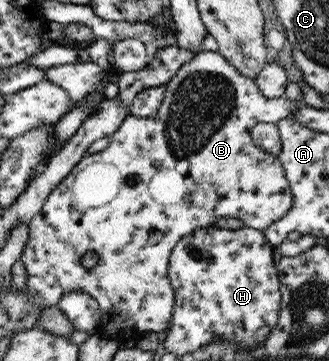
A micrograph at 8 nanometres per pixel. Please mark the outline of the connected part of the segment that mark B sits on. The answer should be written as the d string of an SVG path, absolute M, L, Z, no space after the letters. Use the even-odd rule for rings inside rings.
M199 51L194 54L190 61L186 61L184 65L181 65L176 70L176 74L163 87L164 97L162 103L160 103L158 111L151 118L124 118L112 136L108 137L109 142L105 149L94 154L82 156L81 161L78 161L70 169L66 177L63 177L62 181L59 181L58 185L55 185L54 189L50 190L44 203L40 206L38 215L34 215L28 220L28 238L26 238L26 244L24 244L22 252L20 252L20 261L24 263L24 269L27 271L24 296L28 301L34 299L38 307L45 308L56 305L58 299L64 293L70 293L70 291L86 293L98 303L99 320L91 331L103 339L113 340L118 343L137 339L144 332L166 332L166 329L170 327L172 307L174 307L174 292L167 278L168 258L175 243L181 237L195 229L213 227L214 221L218 217L233 217L242 221L246 227L262 231L273 221L282 217L282 214L285 214L286 210L288 210L288 206L292 204L291 191L277 156L273 156L254 146L249 131L252 129L252 125L256 125L256 123L274 124L280 119L292 117L292 112L298 106L306 106L305 103L300 104L300 102L290 101L284 95L274 99L264 97L254 80L240 75L224 57L214 51ZM86 251L94 251L98 256L98 261L90 269L85 269L80 264L80 257Z

